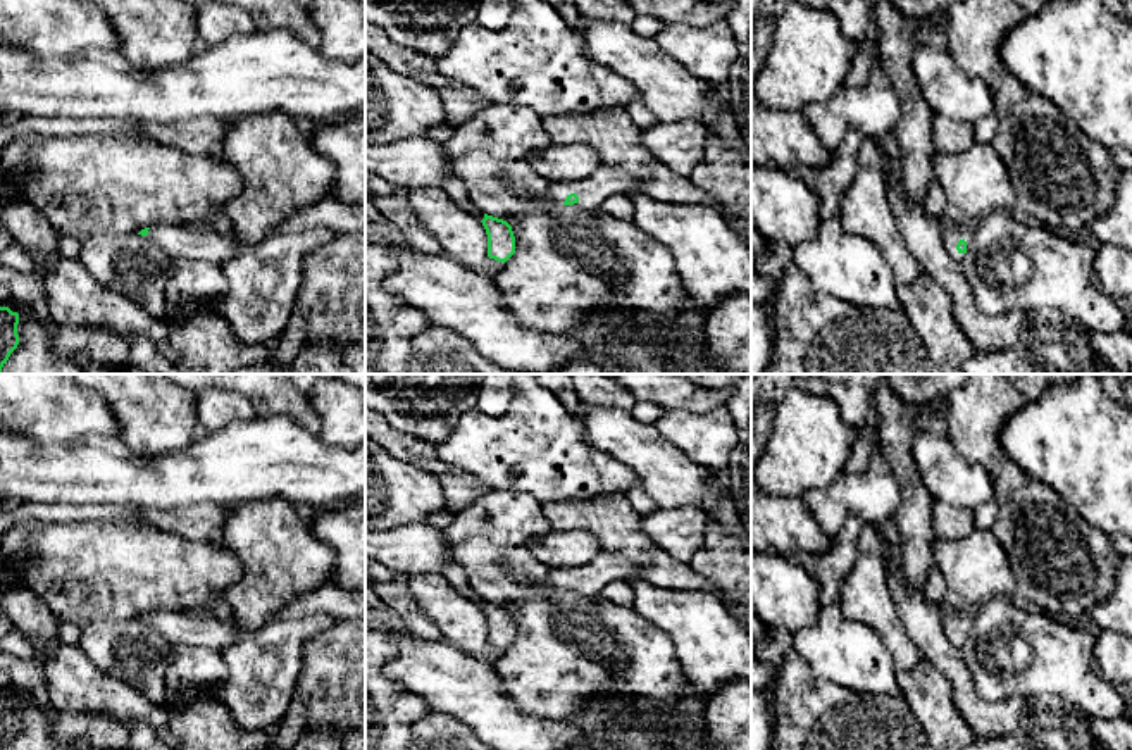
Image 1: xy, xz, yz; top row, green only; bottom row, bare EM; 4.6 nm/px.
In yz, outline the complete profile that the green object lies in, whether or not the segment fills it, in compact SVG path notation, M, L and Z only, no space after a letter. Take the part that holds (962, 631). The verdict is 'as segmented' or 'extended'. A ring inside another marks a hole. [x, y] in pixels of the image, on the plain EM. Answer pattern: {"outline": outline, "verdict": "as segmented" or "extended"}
{"outline": "M944 610L944 617L942 617L942 628L946 633L948 641L956 647L961 648L967 636L972 631L972 616L961 614L961 612L955 612L955 610Z", "verdict": "extended"}

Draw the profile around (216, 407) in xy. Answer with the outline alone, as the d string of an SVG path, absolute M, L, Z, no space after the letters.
M208 388L196 393L196 417L208 431L238 421L250 421L255 416L252 402L238 391Z

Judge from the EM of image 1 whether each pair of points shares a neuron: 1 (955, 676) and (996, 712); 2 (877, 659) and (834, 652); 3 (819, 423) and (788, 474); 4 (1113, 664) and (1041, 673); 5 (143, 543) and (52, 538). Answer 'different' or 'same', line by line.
1: same
2: same
3: same
4: different
5: same

